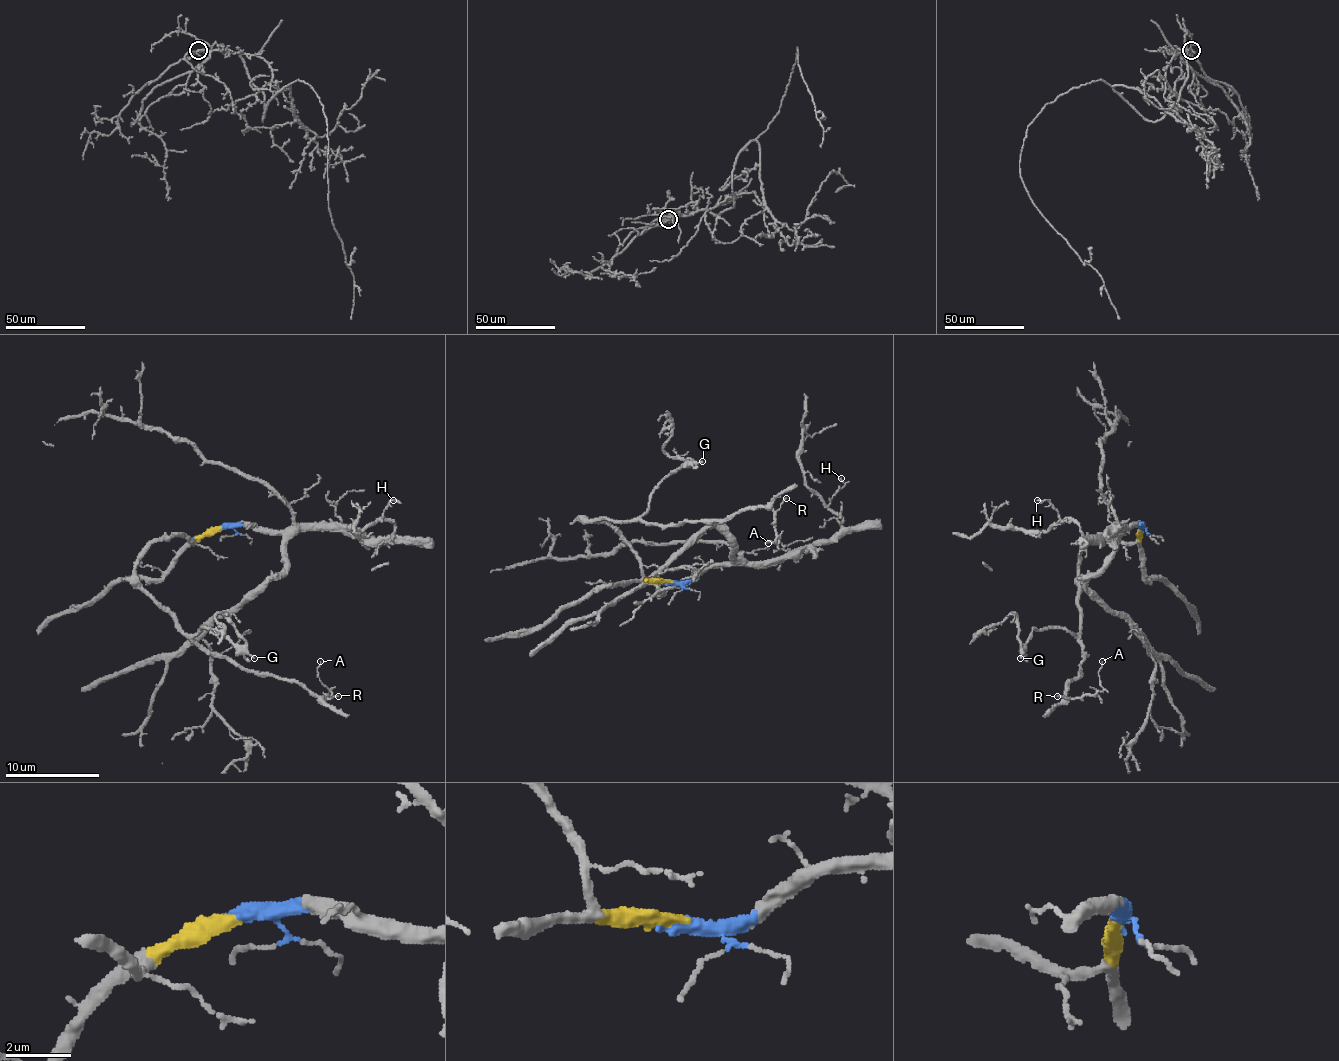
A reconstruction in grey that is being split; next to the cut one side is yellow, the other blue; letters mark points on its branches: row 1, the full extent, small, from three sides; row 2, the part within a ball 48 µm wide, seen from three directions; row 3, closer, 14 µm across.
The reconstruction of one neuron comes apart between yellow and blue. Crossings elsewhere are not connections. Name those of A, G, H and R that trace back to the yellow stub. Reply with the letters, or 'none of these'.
A, G, R

